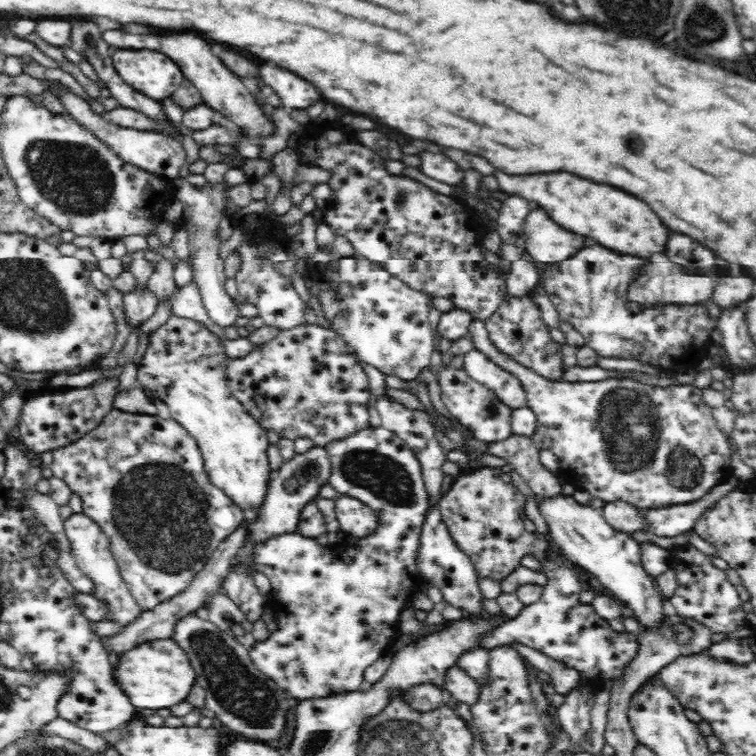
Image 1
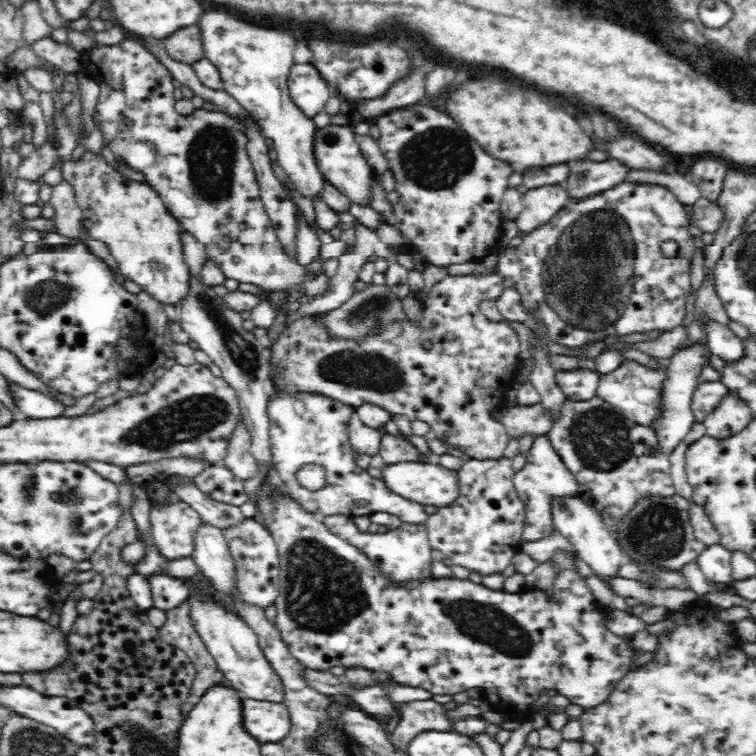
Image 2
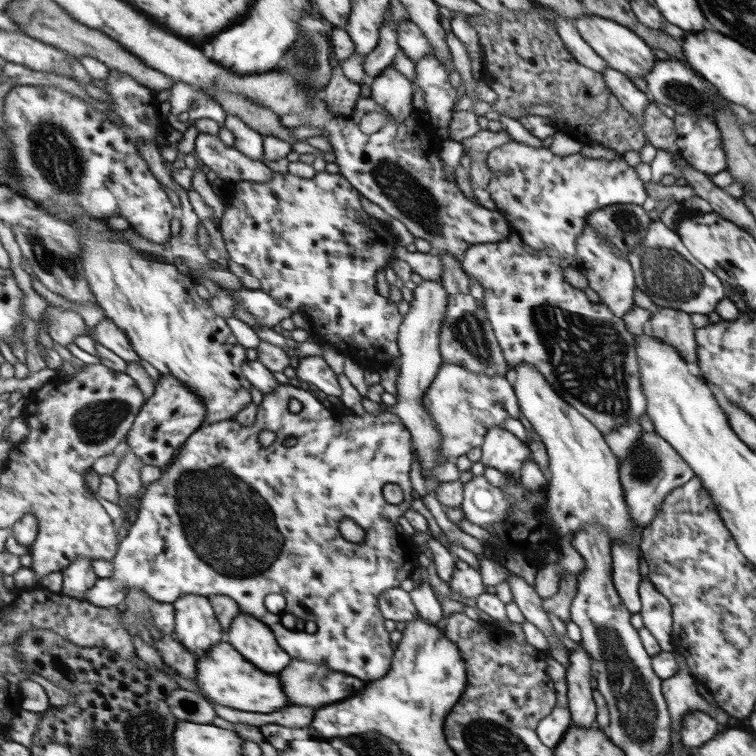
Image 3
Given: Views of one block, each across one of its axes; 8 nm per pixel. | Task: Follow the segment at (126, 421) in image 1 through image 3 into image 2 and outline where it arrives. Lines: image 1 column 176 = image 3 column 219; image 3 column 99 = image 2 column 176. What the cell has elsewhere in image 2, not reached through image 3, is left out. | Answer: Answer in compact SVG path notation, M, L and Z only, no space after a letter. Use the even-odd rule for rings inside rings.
M165 577L148 578L152 589L154 607L162 611L168 611L181 606L189 596L189 588L185 580Z

